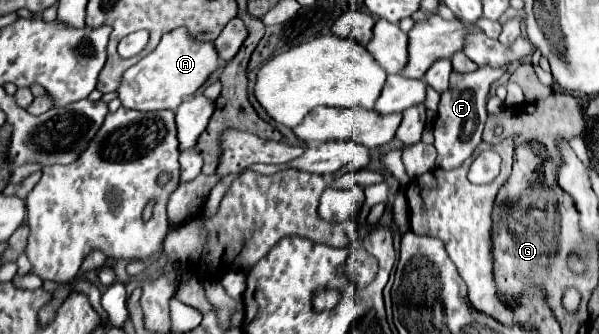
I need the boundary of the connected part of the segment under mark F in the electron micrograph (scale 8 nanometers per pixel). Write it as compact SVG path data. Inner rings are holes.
M489 66L477 68L475 72L469 74L451 74L451 88L441 96L439 112L433 124L433 136L435 136L435 148L437 148L437 166L443 170L453 170L459 168L479 146L481 142L481 132L487 120L485 104L487 104L487 94L489 88L495 80L499 80L505 70L493 70Z

